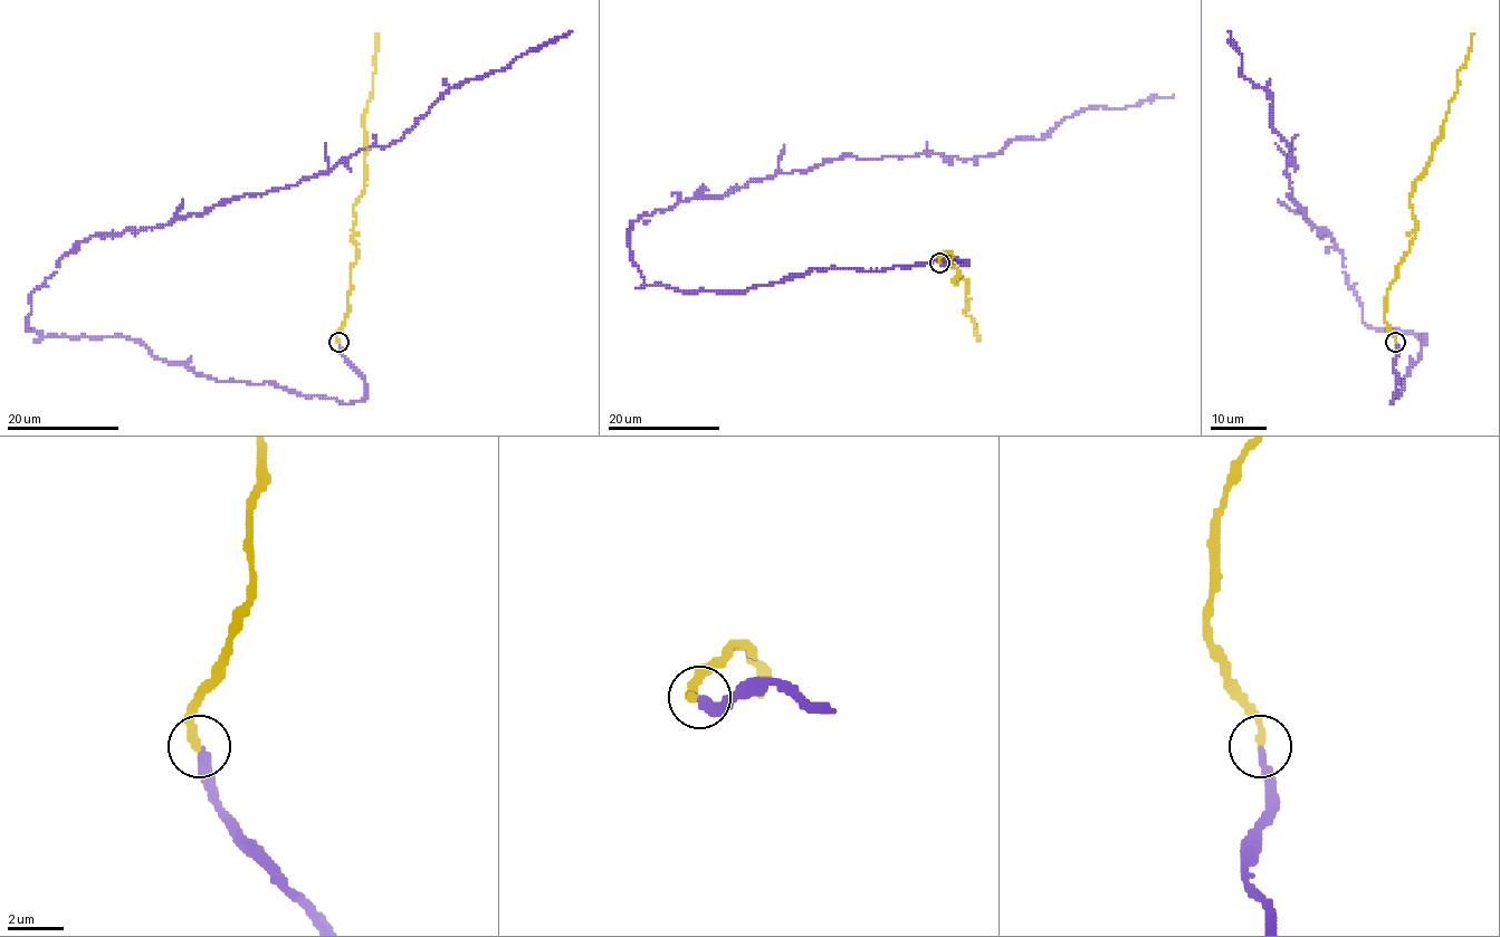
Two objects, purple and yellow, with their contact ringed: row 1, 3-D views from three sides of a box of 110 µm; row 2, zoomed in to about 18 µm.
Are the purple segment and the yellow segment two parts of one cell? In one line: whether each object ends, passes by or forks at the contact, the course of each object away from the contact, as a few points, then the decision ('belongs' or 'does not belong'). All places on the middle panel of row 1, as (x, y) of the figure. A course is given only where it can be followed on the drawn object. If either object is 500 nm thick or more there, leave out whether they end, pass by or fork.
purple ends there; yellow ends there; purple runs (939, 261), (966, 260), (679, 292), (646, 284), (629, 229), (779, 171), (971, 160), (1087, 107), (1174, 95); yellow runs (939, 261), (949, 252), (958, 270), (955, 283), (959, 276), (966, 283), (964, 312), (974, 322), (977, 341); belongs

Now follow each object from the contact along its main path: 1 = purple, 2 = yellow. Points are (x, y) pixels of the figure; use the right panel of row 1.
1: (1395, 341), (1391, 403), (1424, 337), (1363, 322), (1341, 251), (1289, 194), (1292, 147), (1229, 30)
2: (1395, 341), (1385, 321), (1385, 296), (1416, 232), (1408, 197), (1441, 136), (1473, 34)

